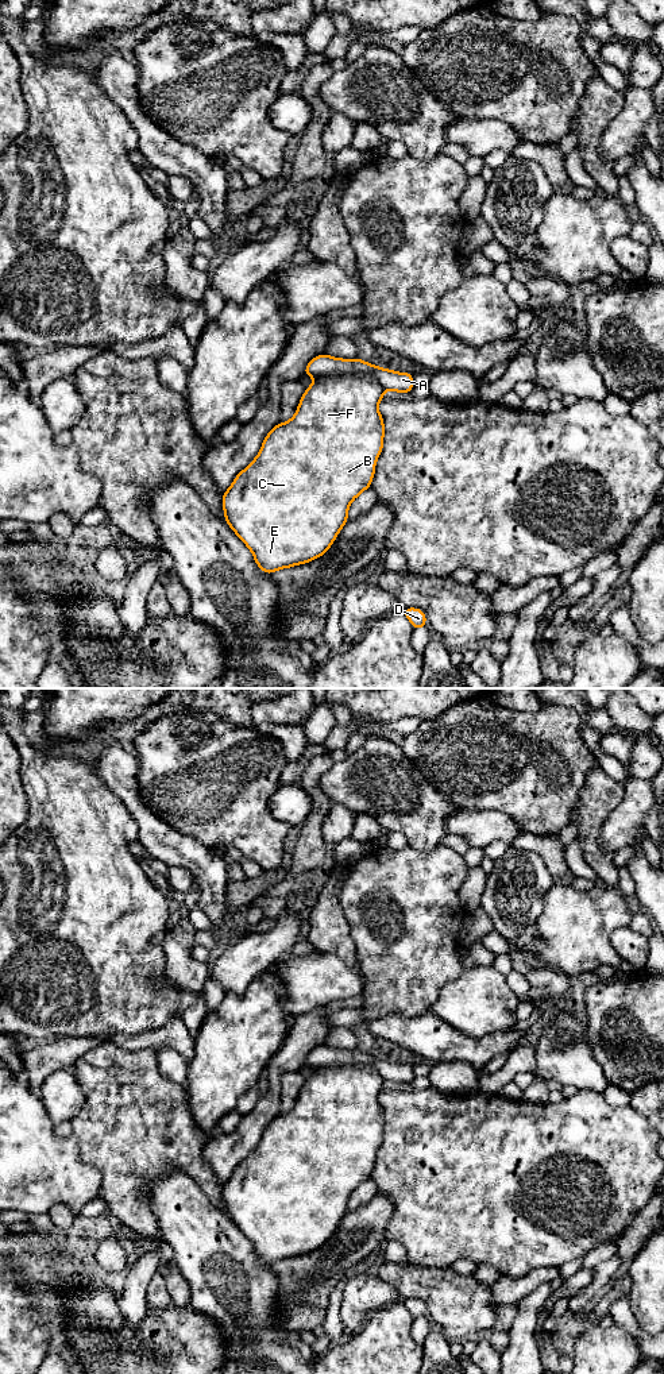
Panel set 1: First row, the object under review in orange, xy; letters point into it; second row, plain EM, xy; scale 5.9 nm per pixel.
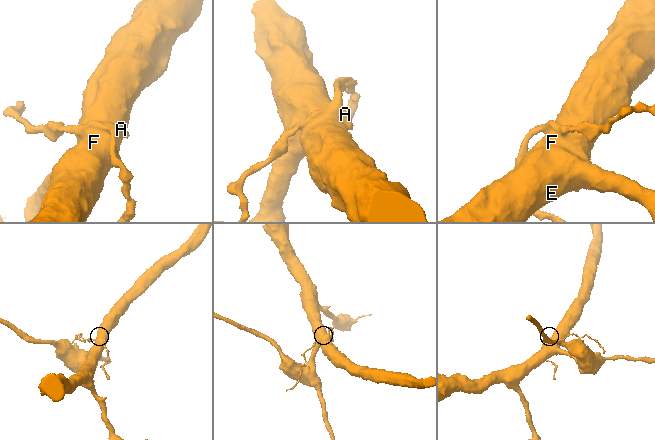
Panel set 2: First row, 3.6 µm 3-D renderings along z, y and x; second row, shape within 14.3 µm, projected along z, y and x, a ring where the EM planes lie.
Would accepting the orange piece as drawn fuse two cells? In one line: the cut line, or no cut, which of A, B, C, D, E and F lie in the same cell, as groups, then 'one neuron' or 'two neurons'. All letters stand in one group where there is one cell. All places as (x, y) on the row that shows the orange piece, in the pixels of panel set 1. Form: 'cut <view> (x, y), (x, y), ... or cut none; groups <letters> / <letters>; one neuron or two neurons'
cut xy (315, 377), (325, 374), (367, 374), (385, 389); groups A D / B C E F; two neurons

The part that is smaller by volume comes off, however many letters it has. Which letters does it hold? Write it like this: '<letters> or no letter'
A, D

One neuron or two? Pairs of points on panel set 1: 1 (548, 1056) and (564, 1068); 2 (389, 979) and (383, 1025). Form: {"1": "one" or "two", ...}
{"1": "one", "2": "two"}

